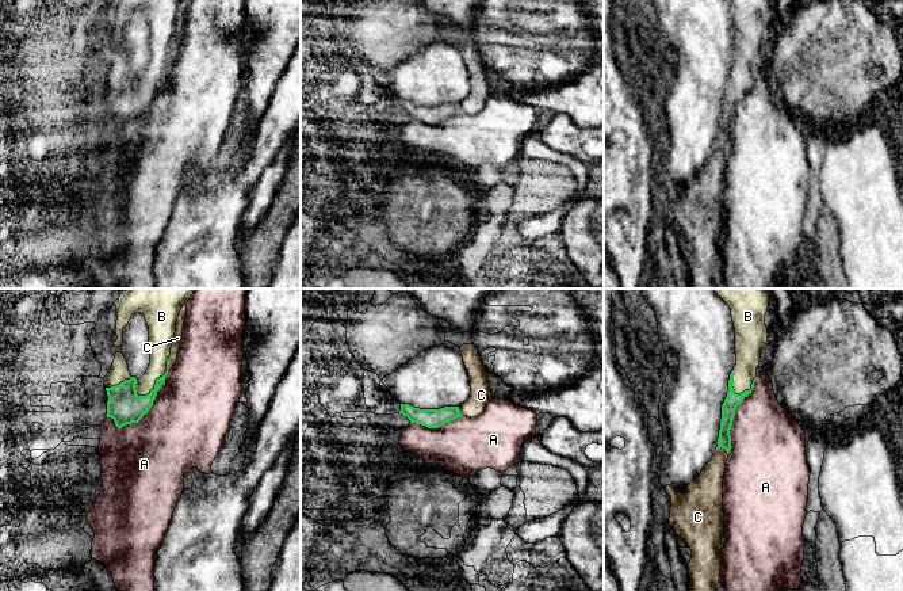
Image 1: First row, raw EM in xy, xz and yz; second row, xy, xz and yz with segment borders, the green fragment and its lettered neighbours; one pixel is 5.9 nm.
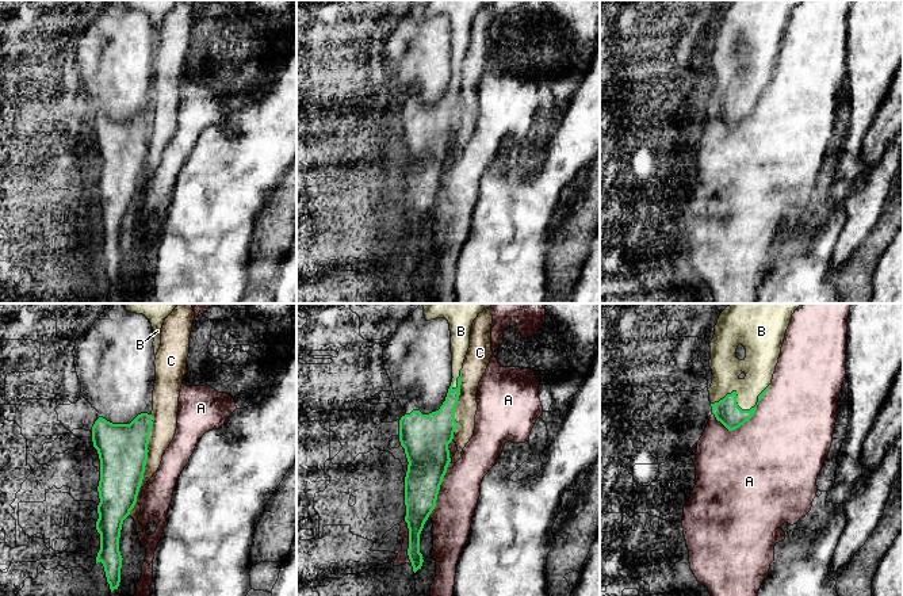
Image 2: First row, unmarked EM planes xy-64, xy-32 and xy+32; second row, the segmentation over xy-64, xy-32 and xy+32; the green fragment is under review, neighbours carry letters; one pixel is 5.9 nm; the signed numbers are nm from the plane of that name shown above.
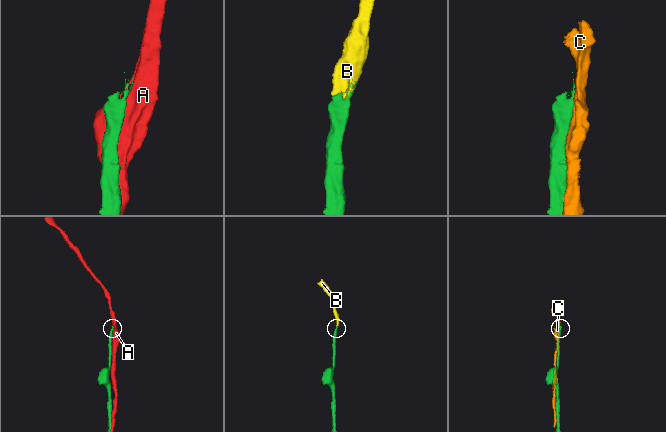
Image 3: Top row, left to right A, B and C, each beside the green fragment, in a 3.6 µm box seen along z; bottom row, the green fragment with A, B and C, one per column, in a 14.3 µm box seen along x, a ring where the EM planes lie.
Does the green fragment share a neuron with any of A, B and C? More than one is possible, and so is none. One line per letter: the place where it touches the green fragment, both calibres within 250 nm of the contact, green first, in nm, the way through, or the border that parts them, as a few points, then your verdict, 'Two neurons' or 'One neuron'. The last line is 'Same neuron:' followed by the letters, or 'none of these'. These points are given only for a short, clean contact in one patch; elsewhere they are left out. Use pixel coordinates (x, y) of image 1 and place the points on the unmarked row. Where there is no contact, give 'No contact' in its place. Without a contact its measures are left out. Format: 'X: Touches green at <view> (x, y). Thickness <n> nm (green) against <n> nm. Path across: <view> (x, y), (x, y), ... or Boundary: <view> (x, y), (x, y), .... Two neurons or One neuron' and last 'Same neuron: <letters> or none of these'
A: Touches green at xy (145, 109). Thickness 200 nm (green) against 460 nm. Two neurons
B: Touches green at xy (156, 76). Thickness 200 nm (green) against 140 nm. One neuron
C: Touches green at xy (167, 63). Thickness 80 nm (green) against 50 nm. Two neurons
Same neuron: B

